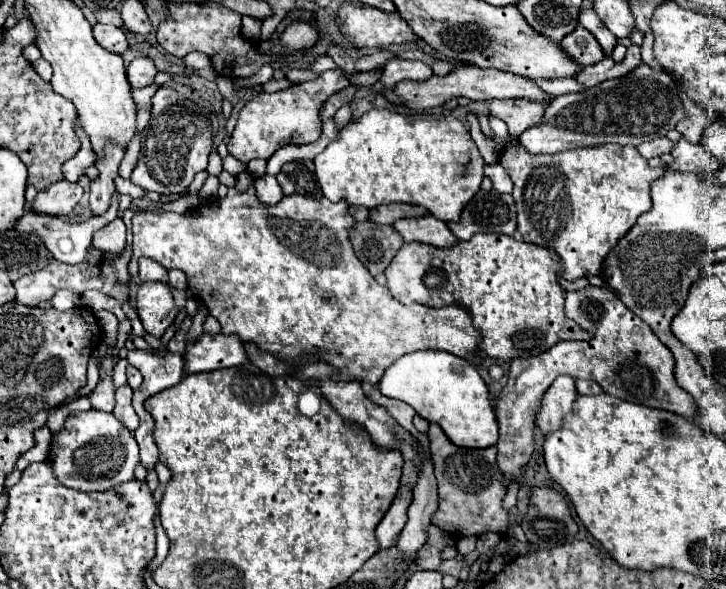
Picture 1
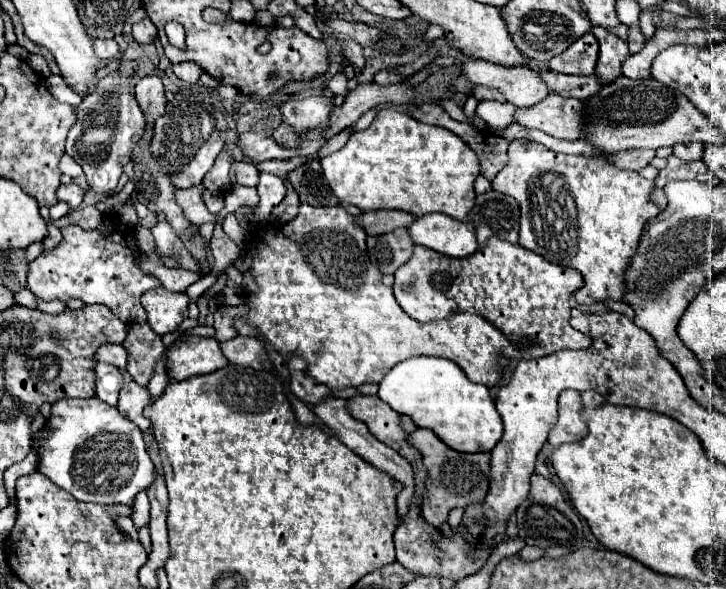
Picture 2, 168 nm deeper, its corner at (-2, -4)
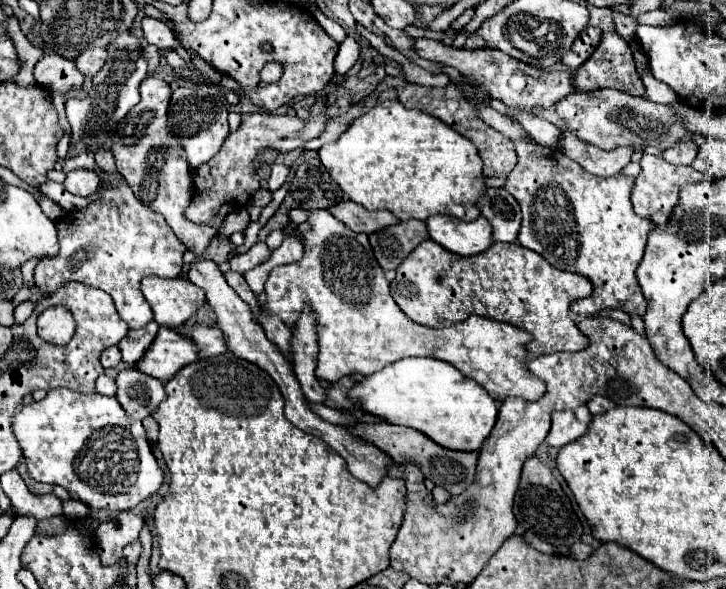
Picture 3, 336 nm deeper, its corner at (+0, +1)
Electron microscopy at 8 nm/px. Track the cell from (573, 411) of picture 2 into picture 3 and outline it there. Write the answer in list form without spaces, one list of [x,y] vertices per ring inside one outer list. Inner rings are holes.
[[[586,404],[574,408],[574,410],[560,410],[552,414],[552,430],[546,436],[546,442],[554,448],[562,448],[564,444],[580,438],[588,430],[592,414],[588,412]]]

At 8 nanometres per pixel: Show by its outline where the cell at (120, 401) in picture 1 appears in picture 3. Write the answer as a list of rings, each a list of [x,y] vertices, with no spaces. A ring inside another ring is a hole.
[[[136,368],[122,370],[116,378],[118,402],[126,414],[134,420],[144,420],[156,410],[156,406],[166,400],[166,392],[160,380],[138,372]]]

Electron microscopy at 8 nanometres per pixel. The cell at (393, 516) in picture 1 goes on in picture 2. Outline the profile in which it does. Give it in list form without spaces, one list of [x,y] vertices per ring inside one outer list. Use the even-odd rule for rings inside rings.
[[[328,397],[328,399],[322,399],[320,403],[316,403],[314,405],[314,413],[322,419],[322,423],[324,425],[328,425],[334,433],[336,433],[336,437],[340,439],[340,441],[344,441],[356,455],[360,455],[364,461],[368,461],[370,465],[374,465],[374,467],[380,467],[382,471],[386,471],[390,477],[394,477],[396,481],[400,481],[400,483],[404,483],[404,489],[400,491],[400,495],[398,495],[398,515],[400,515],[400,519],[408,513],[408,503],[412,501],[412,497],[414,497],[414,473],[412,473],[412,465],[404,459],[404,457],[400,457],[394,449],[390,449],[388,445],[384,445],[384,443],[380,443],[376,437],[372,437],[372,433],[368,431],[368,427],[362,423],[362,421],[356,421],[352,415],[348,415],[348,411],[346,411],[346,401],[344,399],[334,399],[334,397]]]

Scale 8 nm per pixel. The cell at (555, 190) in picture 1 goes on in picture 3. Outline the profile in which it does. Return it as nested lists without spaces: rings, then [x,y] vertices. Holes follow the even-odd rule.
[[[446,68],[446,74],[454,84],[466,90],[466,98],[478,118],[514,142],[518,164],[506,176],[504,188],[522,208],[518,244],[538,252],[554,268],[586,276],[594,286],[592,298],[598,308],[622,308],[628,314],[642,316],[646,300],[636,280],[636,268],[642,260],[648,232],[654,226],[648,218],[638,218],[632,210],[630,194],[634,178],[624,174],[610,178],[588,174],[582,166],[578,166],[578,162],[556,148],[540,146],[518,122],[484,104],[476,96],[476,90],[466,86],[464,76],[460,76],[454,68]]]

